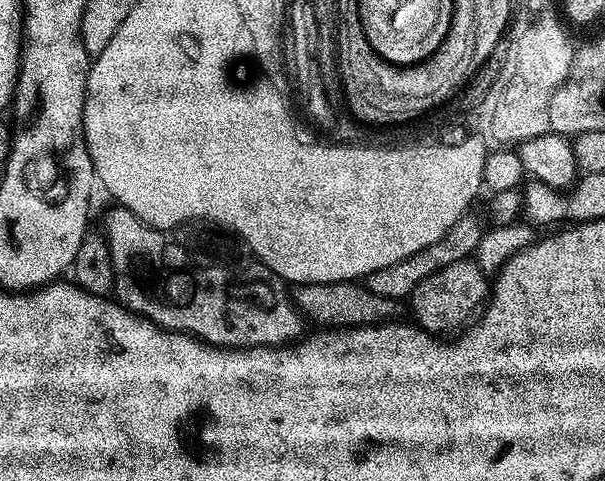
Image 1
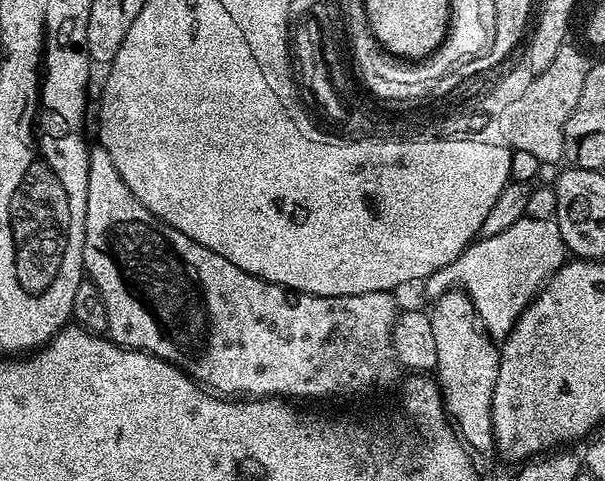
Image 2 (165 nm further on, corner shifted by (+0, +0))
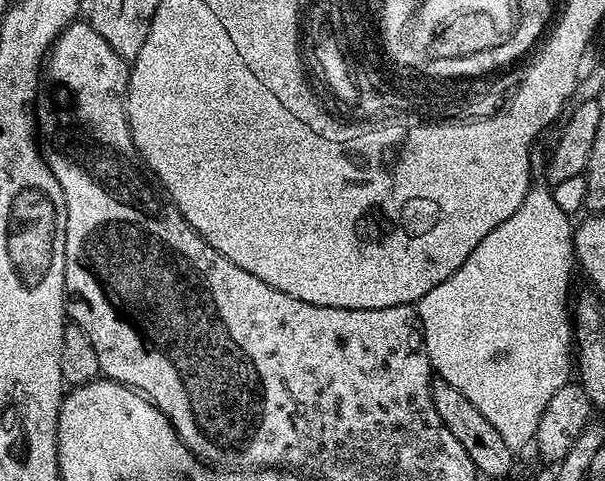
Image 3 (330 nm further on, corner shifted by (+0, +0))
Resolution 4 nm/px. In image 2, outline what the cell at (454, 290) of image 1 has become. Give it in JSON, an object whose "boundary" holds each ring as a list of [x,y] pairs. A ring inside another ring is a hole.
{"boundary":[[[449,290],[435,297],[433,308],[430,308],[434,326],[434,343],[438,345],[438,362],[434,373],[440,385],[440,395],[444,397],[444,410],[461,440],[473,453],[492,452],[494,437],[492,435],[492,395],[494,382],[498,378],[500,365],[500,348],[497,341],[489,336],[481,324],[470,298],[463,290]]]}

